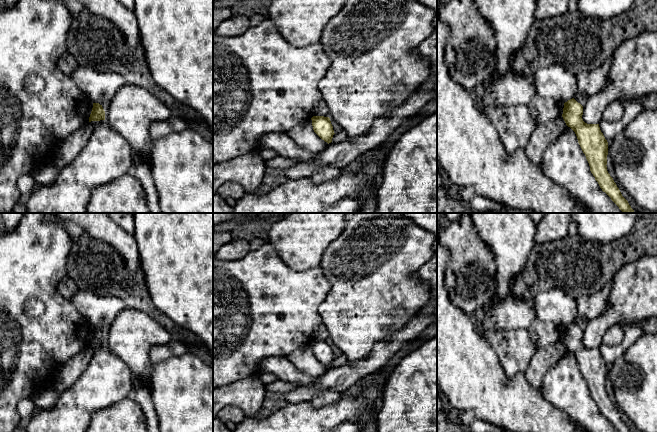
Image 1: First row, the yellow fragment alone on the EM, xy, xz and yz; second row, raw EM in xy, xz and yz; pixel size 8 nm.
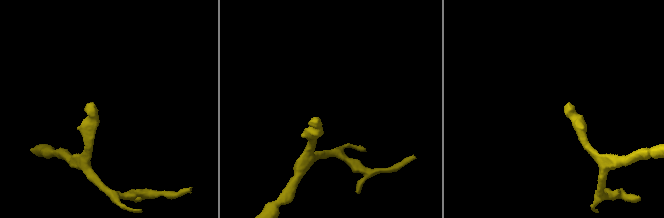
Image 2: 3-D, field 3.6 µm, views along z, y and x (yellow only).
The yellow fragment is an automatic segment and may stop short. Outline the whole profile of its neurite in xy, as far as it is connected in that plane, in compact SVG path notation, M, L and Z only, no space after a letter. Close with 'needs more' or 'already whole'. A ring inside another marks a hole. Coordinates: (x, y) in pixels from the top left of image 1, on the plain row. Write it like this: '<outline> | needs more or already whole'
M93 327L93 332L89 341L89 346L105 344L105 335L99 327Z | already whole

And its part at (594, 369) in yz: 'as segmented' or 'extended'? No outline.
as segmented

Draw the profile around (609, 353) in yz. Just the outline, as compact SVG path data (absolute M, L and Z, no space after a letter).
M636 323L633 328L625 330L624 338L620 344L615 346L600 345L599 351L607 366L612 365L643 334L642 327Z

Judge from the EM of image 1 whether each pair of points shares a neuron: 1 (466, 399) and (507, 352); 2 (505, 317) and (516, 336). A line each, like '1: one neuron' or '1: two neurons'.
1: two neurons
2: two neurons

